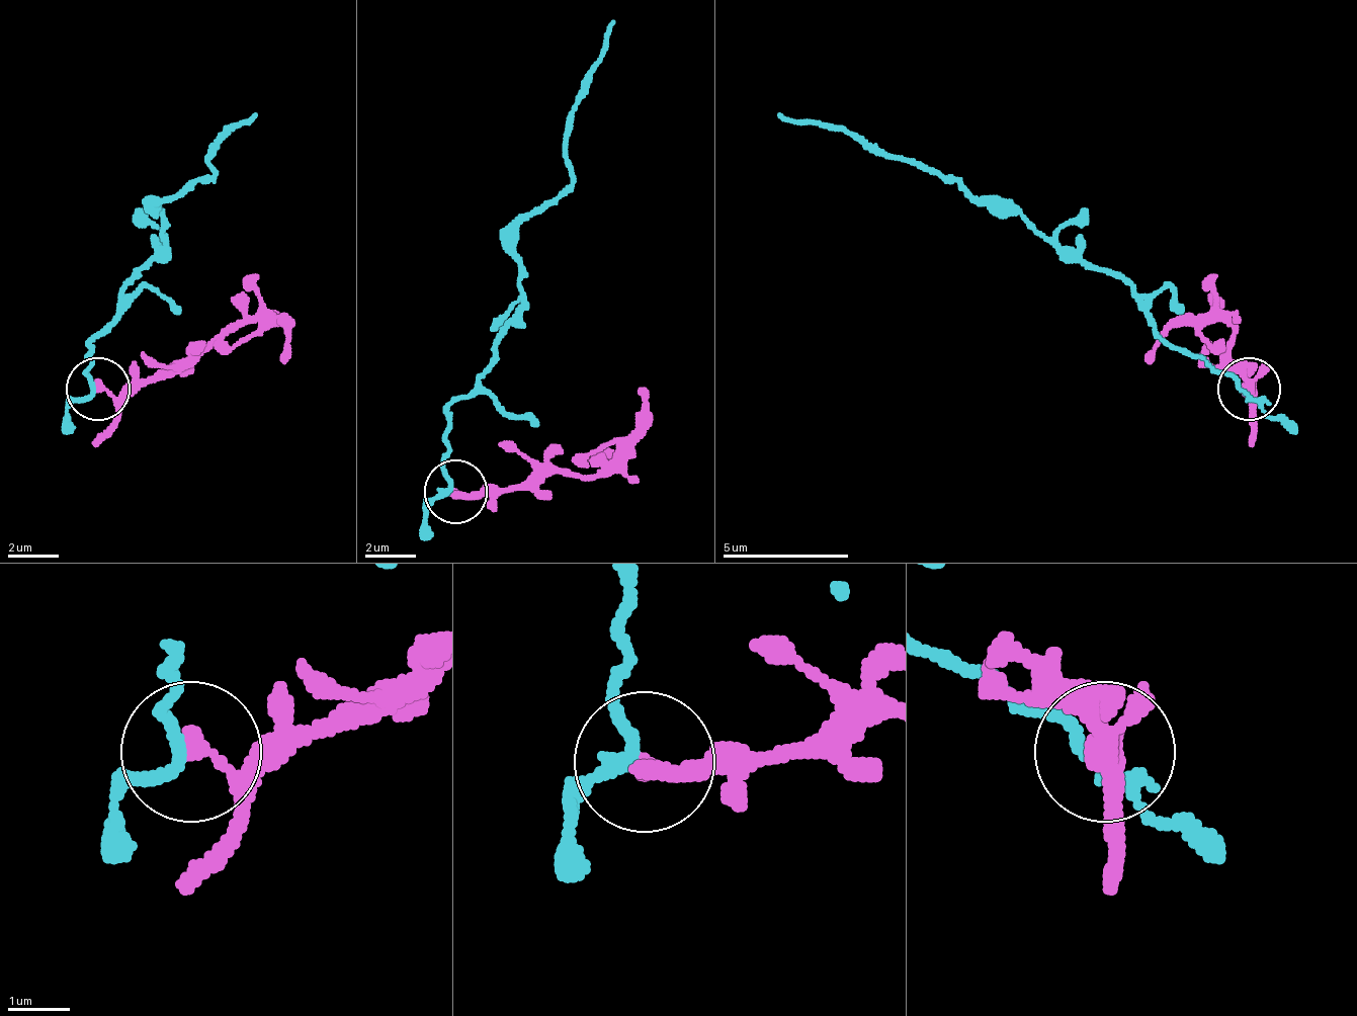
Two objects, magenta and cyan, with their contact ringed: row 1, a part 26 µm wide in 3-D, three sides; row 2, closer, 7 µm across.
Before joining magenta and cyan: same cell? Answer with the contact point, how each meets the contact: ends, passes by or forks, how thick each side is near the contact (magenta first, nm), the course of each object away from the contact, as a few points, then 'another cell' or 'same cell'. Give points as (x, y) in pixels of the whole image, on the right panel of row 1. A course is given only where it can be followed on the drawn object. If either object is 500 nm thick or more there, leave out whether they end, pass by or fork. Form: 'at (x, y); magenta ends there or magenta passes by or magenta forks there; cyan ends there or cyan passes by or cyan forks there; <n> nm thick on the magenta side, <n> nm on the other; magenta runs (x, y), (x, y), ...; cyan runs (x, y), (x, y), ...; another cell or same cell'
at (1249, 389); magenta ends there; cyan passes by; 280 nm thick on the magenta side, 200 nm on the other; magenta runs (1248, 388), (1254, 394), (1248, 380), (1190, 324), (1172, 330), (1147, 362); cyan runs (1248, 388), (1165, 343), (1121, 280), (1020, 217), (989, 210), (938, 172), (887, 160), (837, 129), (780, 115); another cell

